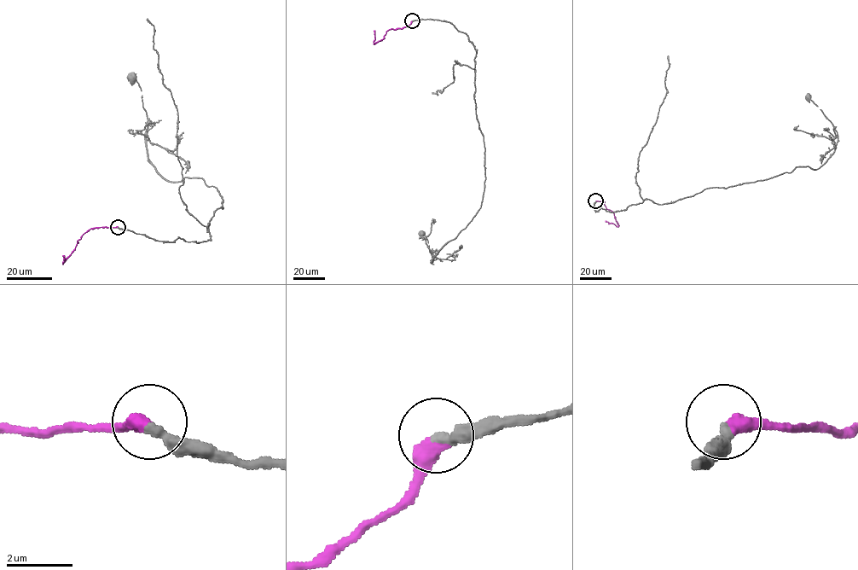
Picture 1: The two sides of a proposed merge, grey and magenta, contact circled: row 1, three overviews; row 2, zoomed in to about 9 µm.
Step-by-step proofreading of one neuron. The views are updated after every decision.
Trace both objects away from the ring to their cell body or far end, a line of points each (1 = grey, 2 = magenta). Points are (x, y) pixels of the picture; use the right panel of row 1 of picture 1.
1: (595, 200), (596, 211), (619, 211), (797, 166), (818, 169), (837, 137), (798, 125)
2: (595, 200), (604, 201), (606, 208), (613, 212), (618, 225), (605, 221)

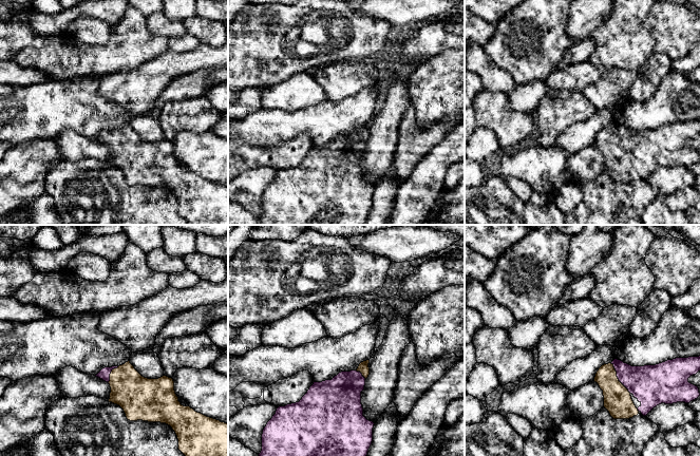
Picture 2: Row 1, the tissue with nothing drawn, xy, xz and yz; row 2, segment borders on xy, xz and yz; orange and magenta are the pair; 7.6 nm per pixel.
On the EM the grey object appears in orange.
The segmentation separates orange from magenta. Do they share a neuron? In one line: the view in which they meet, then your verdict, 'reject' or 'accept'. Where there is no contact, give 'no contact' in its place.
yz | accept

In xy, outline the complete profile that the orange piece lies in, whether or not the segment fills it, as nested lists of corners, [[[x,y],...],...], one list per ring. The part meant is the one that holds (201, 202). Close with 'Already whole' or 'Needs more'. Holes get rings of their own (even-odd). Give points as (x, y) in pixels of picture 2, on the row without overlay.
[[[130,125],[119,130],[105,131],[95,139],[110,148],[111,156],[109,166],[119,169],[124,173],[128,184],[160,186],[170,189],[177,200],[178,213],[190,225],[228,225],[228,187],[207,180],[195,175],[190,170],[182,169],[175,157],[172,141],[167,139],[158,142],[145,141],[134,132]]]. Needs more

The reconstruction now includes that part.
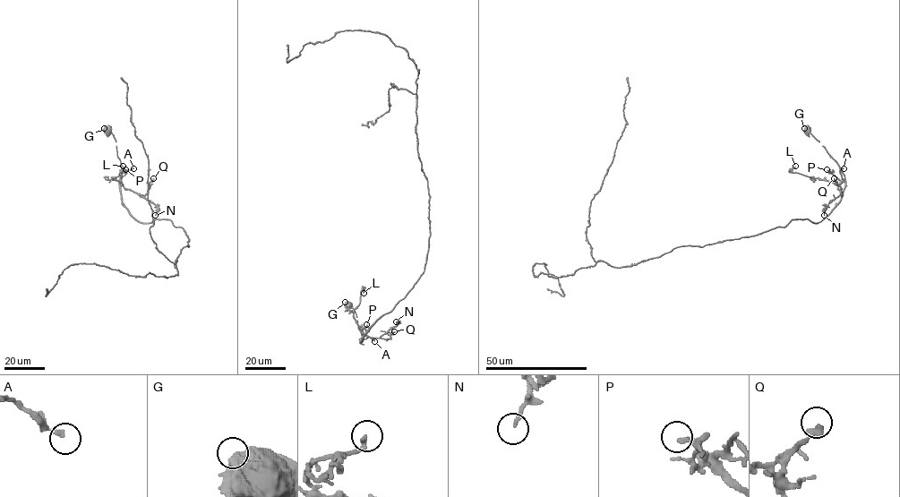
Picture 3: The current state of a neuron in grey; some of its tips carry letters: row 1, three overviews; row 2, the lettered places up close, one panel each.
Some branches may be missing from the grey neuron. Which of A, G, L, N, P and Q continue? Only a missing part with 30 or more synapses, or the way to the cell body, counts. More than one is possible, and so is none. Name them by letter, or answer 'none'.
none

